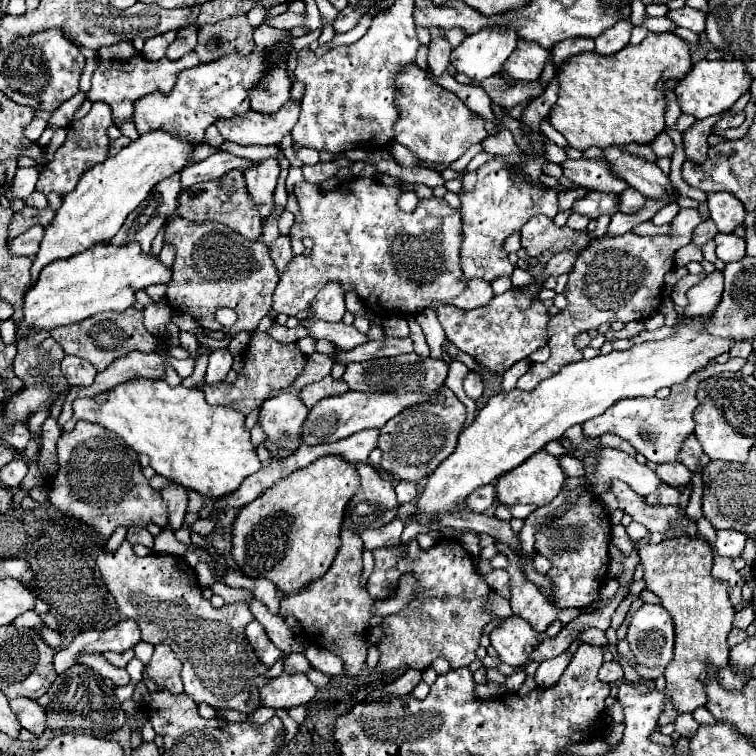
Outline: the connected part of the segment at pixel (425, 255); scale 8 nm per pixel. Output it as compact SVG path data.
M348 178L340 182L338 188L324 194L320 194L314 184L296 184L294 194L298 198L302 218L298 224L298 234L300 238L312 238L314 248L308 258L292 258L274 290L272 308L286 316L294 316L300 310L306 310L318 290L330 280L338 280L344 290L354 288L358 298L380 316L416 314L430 306L430 302L452 304L462 310L486 306L494 296L490 282L466 280L460 268L460 212L450 208L444 198L430 198L420 200L416 210L406 214L396 206L400 192L402 190L398 186L384 186L376 178Z

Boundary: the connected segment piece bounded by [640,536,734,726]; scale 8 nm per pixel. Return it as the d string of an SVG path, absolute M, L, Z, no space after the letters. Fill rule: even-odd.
M674 538L662 540L660 544L646 544L640 548L640 558L644 564L644 580L648 590L652 590L662 606L672 614L676 626L674 658L668 664L666 678L666 704L660 714L658 724L666 726L676 720L682 712L694 712L698 706L706 704L706 662L716 668L728 664L728 644L726 634L732 630L734 608L728 600L728 584L712 578L712 546L702 538Z

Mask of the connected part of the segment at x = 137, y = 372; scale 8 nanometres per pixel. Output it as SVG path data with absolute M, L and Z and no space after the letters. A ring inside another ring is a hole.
M132 352L132 354L126 354L124 358L118 358L116 362L112 362L104 372L100 372L96 376L96 382L88 388L70 388L64 404L62 404L62 414L58 418L58 424L64 426L66 420L72 418L72 402L76 398L86 398L86 396L92 396L92 394L100 394L104 390L110 390L112 386L120 384L120 382L126 382L126 380L132 380L132 378L152 378L152 380L158 380L164 376L164 370L166 370L166 360L162 356L158 356L156 352L150 352L150 354L144 354L144 352Z

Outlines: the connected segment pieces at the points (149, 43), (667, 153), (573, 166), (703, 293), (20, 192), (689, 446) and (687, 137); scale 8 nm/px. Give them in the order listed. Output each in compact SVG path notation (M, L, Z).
M172 30L168 34L160 34L156 38L148 38L144 42L144 48L142 48L142 56L148 58L148 60L160 60L168 48L168 44L176 38L176 34L172 34Z
M662 132L658 138L654 138L654 142L650 146L652 146L652 152L656 154L656 158L670 158L674 154L674 142L670 140L670 136L666 132Z
M566 158L562 162L562 170L564 170L564 176L568 180L572 180L578 186L586 186L588 190L620 194L620 192L624 192L628 188L628 184L624 180L616 178L610 172L608 162L604 162L600 158L592 158L592 160Z
M714 270L706 278L702 278L696 286L688 290L688 306L684 308L684 316L702 316L716 310L722 298L722 284L724 276L722 272Z
M30 168L26 172L16 172L14 176L14 182L12 182L12 188L8 192L4 192L4 196L8 200L14 200L14 198L28 198L34 188L36 188L36 182L38 182L38 168Z
M690 434L686 440L684 440L684 446L680 448L680 462L688 468L688 470L696 470L698 468L698 458L700 458L700 454L702 454L702 446L700 446L700 442L696 440L696 436L694 434Z
M710 116L706 120L698 120L696 124L692 124L684 134L684 148L686 148L686 158L694 160L694 162L704 162L706 160L706 152L708 152L708 136L710 136L710 128L720 120L720 116Z

